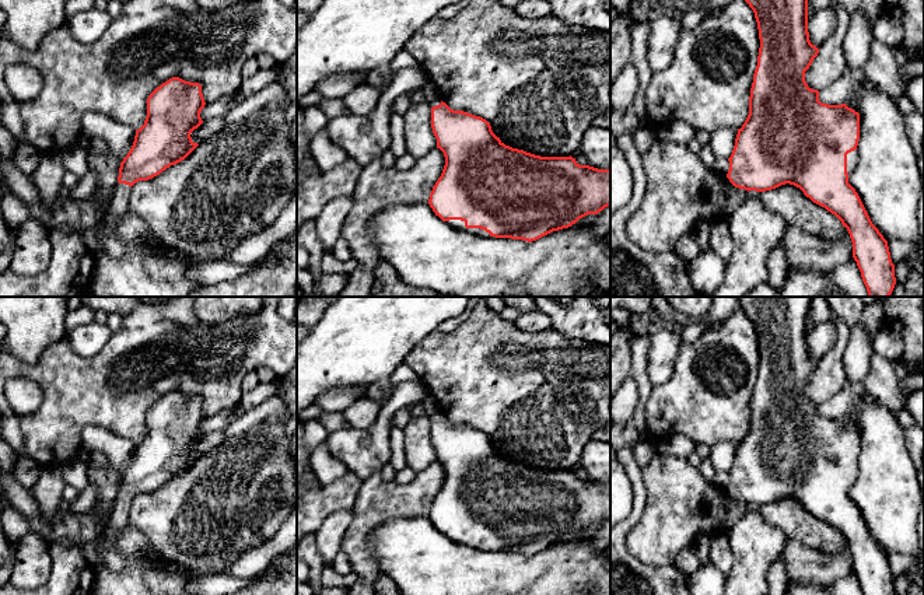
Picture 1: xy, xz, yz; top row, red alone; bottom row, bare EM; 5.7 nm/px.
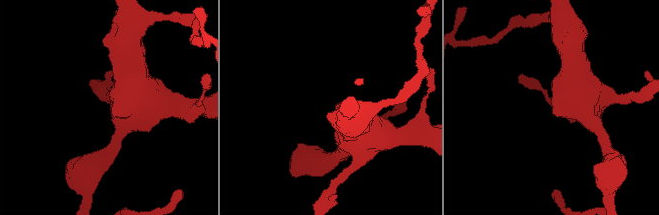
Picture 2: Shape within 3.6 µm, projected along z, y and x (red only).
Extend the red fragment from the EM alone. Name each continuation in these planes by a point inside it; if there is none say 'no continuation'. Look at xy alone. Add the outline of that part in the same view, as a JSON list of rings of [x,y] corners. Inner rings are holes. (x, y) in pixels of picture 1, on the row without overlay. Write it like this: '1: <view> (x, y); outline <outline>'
1: xy (118, 521); outline [[[118,496],[112,514],[105,525],[105,539],[108,542],[116,542],[122,531],[127,526],[130,504],[132,501],[129,498]]]

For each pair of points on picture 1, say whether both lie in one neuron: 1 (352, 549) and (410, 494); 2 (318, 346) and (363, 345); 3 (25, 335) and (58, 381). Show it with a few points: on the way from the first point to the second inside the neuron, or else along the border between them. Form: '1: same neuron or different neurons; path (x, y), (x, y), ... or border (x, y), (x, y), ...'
1: same neuron; path (357, 532), (389, 500), (394, 500)
2: same neuron; path (329, 346), (352, 346)
3: different neurons; border (65, 336), (53, 342), (35, 364), (14, 357)

